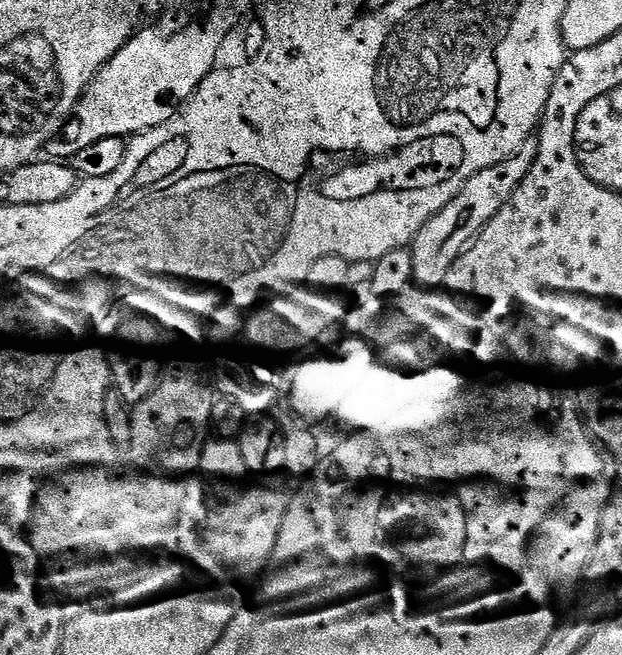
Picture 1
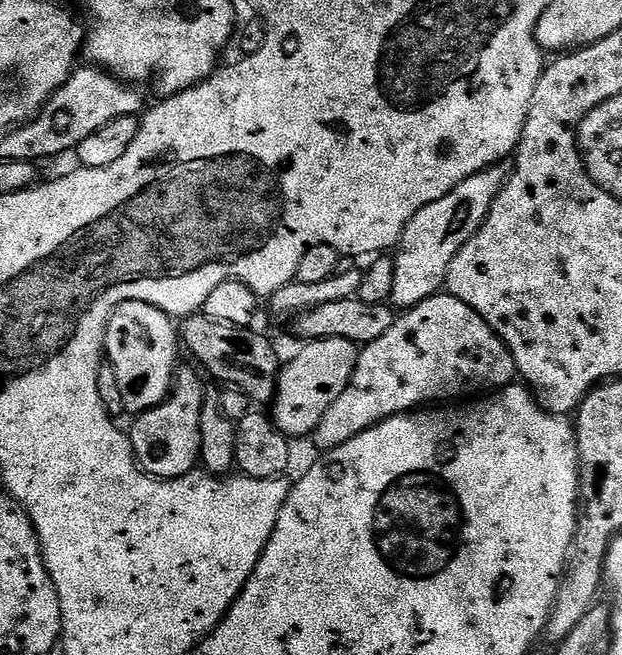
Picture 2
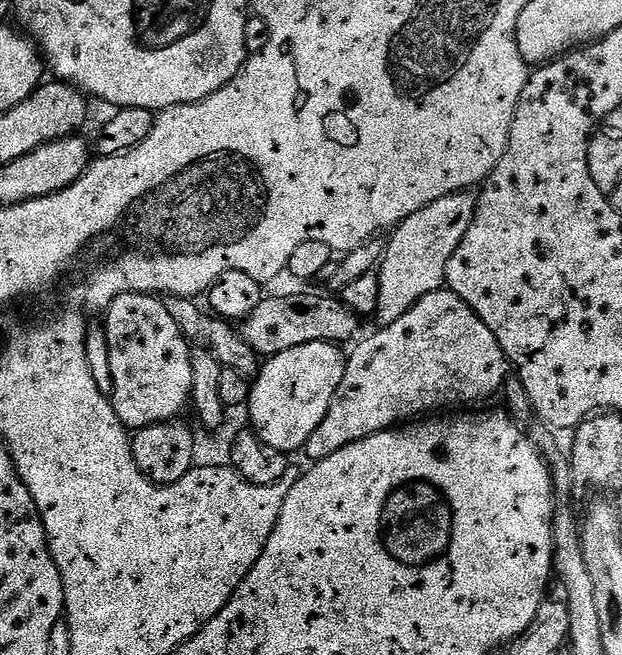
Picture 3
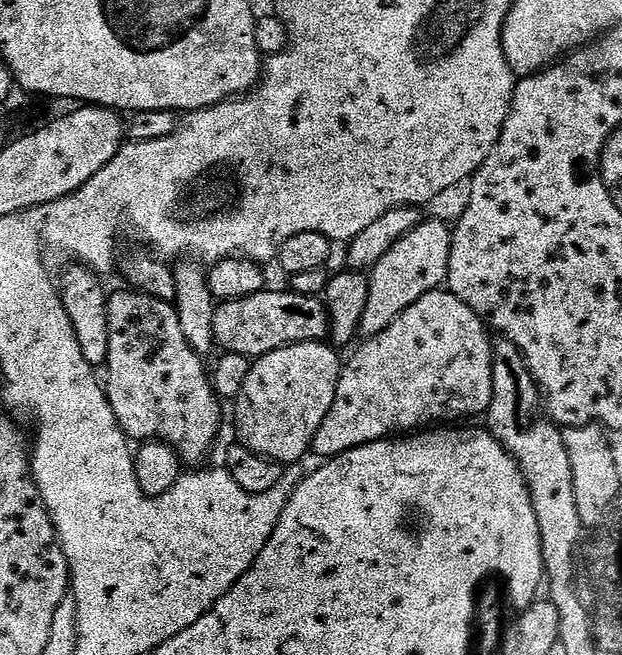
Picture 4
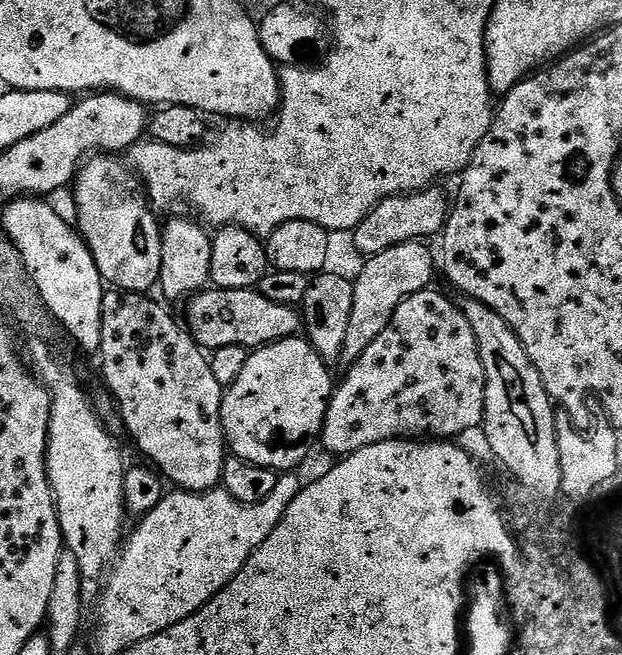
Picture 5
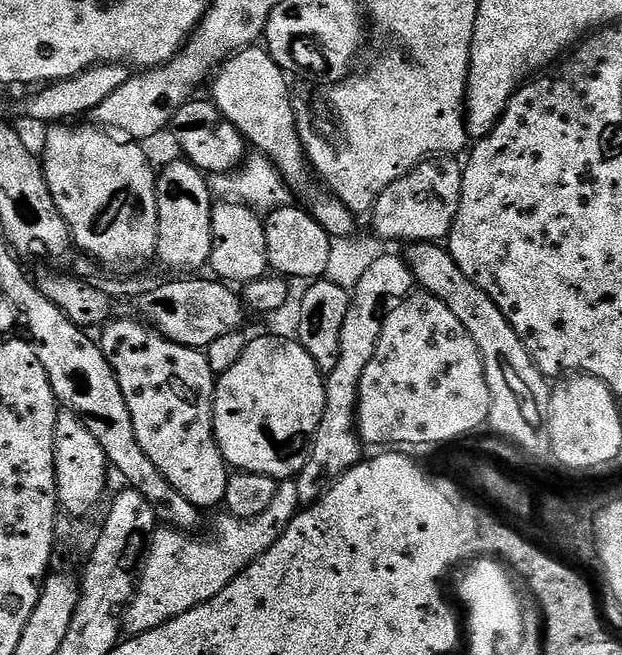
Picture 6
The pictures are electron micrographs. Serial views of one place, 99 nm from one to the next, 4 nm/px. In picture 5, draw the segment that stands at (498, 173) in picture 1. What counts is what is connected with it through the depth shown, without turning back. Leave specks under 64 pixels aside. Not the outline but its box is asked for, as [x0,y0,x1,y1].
[342,240,438,365]

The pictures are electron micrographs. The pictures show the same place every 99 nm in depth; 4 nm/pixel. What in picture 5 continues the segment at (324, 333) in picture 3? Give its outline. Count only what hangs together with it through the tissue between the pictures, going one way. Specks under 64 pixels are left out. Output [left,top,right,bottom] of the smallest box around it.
[186,286,302,350]

